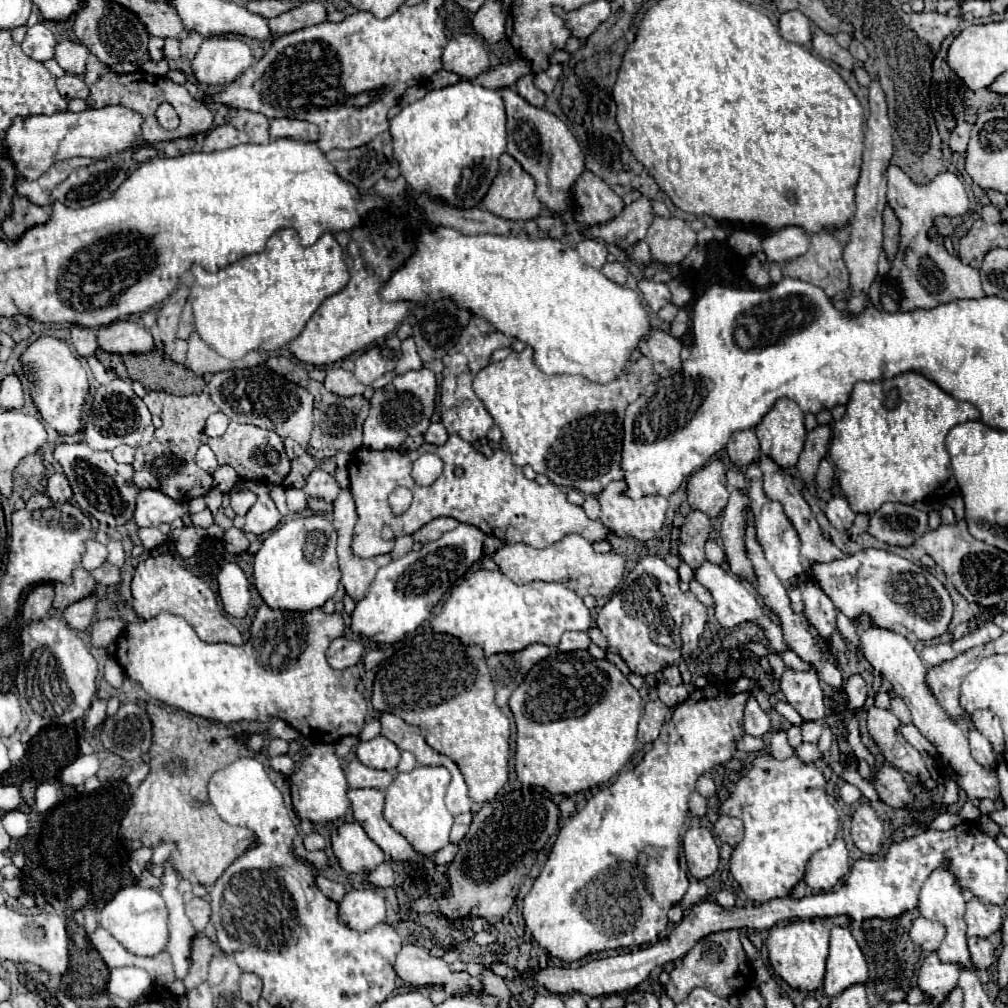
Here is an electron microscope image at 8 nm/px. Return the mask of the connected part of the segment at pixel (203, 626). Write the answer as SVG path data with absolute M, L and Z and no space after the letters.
M159 554L159 556L149 556L147 560L139 562L131 580L131 594L133 594L133 610L143 620L149 620L161 612L169 612L169 614L185 618L193 626L197 636L205 642L243 644L241 632L219 610L217 594L209 588L207 582L191 574L187 568L179 566L173 556Z

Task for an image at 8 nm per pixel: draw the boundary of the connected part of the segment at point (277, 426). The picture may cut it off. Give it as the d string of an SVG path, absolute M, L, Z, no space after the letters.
M265 364L245 370L217 372L209 380L207 392L229 420L273 430L281 438L293 438L307 448L313 430L313 396L305 388L275 374Z

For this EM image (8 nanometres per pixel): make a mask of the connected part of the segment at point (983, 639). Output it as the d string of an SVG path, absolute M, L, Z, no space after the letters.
M987 622L985 626L969 632L967 636L963 636L959 640L953 640L953 648L961 654L961 652L965 652L965 650L969 650L973 646L981 646L981 644L987 644L991 640L997 640L1002 632L1003 630L999 626L995 626L993 622Z

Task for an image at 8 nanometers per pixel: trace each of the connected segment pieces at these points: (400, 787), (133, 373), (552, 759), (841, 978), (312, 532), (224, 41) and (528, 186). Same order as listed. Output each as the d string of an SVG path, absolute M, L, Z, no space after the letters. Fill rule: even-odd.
M417 766L411 772L394 770L391 784L381 790L385 793L385 820L415 848L421 856L433 856L437 850L449 844L449 832L453 816L445 808L445 792L451 774L443 766Z
M161 350L149 354L125 354L121 356L129 378L139 380L147 390L163 390L167 394L197 394L205 390L203 376L193 374L189 368L181 368L169 356L163 356ZM183 374L183 380L181 380Z
M575 650L575 652L555 652L551 656L547 656L545 660L537 662L529 674L525 676L525 680L517 686L517 690L511 694L509 698L509 708L515 716L515 724L517 724L517 752L515 752L515 772L521 784L529 784L529 786L541 786L551 794L565 794L565 796L573 796L577 792L607 784L625 764L627 760L633 756L635 752L635 744L637 744L637 722L641 718L643 712L643 704L641 704L641 696L639 692L629 684L627 676L623 672L619 672L615 668L615 664L609 664L609 660L597 660L593 658L587 650Z
M833 926L825 974L825 992L829 996L841 994L845 988L867 980L867 962L849 928Z
M323 514L295 516L281 522L255 554L255 588L275 610L309 612L321 608L337 592L341 570L337 566L337 532Z
M205 38L193 58L193 72L201 84L231 84L253 64L251 48L239 38Z
M503 154L499 164L503 168L479 208L505 220L537 218L541 214L541 202L535 196L535 180L509 154Z

